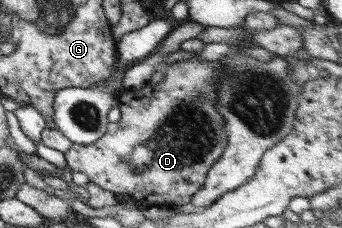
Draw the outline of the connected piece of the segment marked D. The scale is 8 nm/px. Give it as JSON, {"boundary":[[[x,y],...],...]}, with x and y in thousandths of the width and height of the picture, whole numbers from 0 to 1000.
{"boundary":[[[576,254],[506,276],[480,307],[482,346],[471,364],[453,368],[436,360],[412,386],[395,386],[380,399],[363,390],[348,408],[342,417],[342,439],[348,443],[342,465],[357,496],[351,531],[342,544],[319,539],[313,575],[266,636],[213,632],[211,649],[202,654],[196,671],[187,671],[187,689],[196,706],[196,732],[205,732],[202,741],[249,759],[263,798],[342,855],[383,855],[389,873],[401,873],[401,890],[430,882],[430,890],[471,890],[471,899],[482,899],[482,890],[512,890],[512,904],[535,904],[556,890],[561,864],[591,829],[611,737],[643,697],[646,675],[661,649],[664,596],[655,579],[655,522],[632,474],[637,355],[658,333],[658,325],[652,325],[652,281],[640,268],[588,276]]]}

